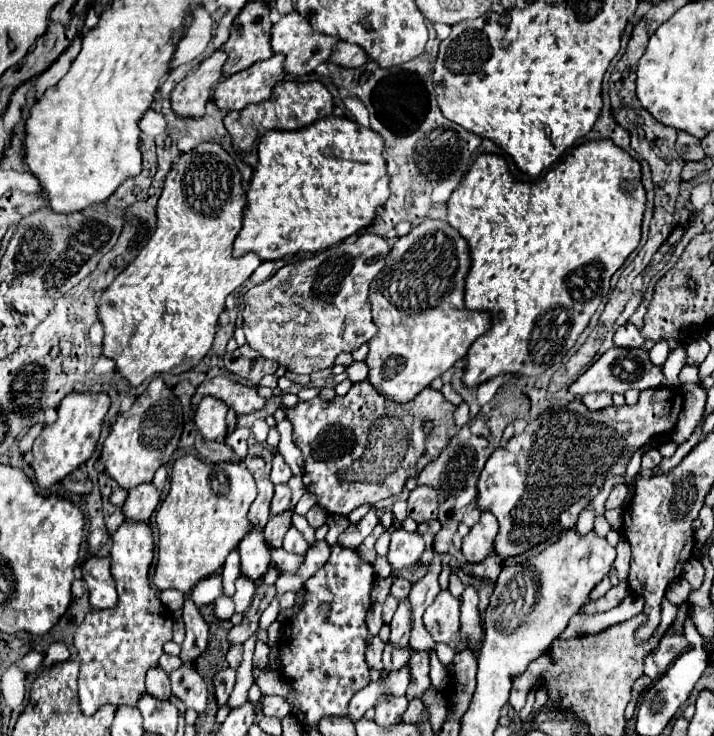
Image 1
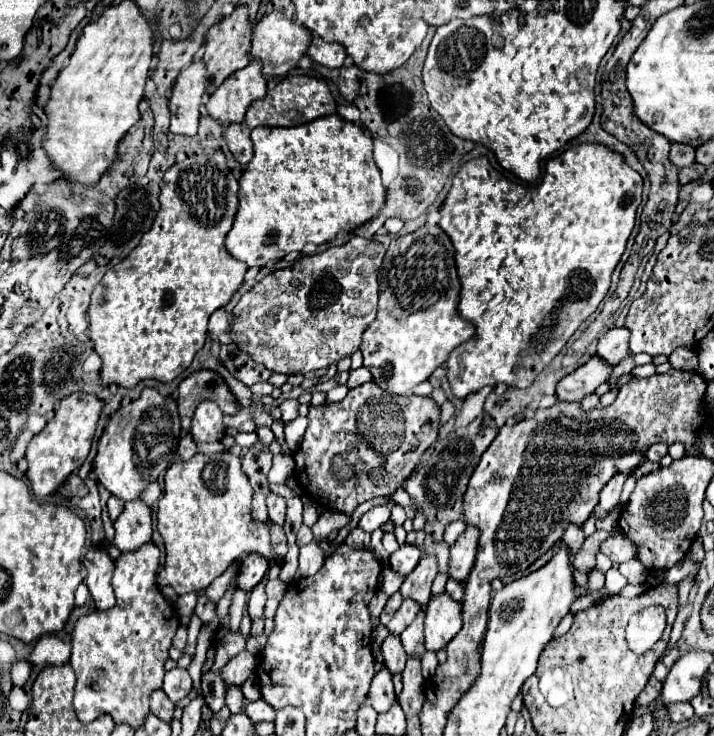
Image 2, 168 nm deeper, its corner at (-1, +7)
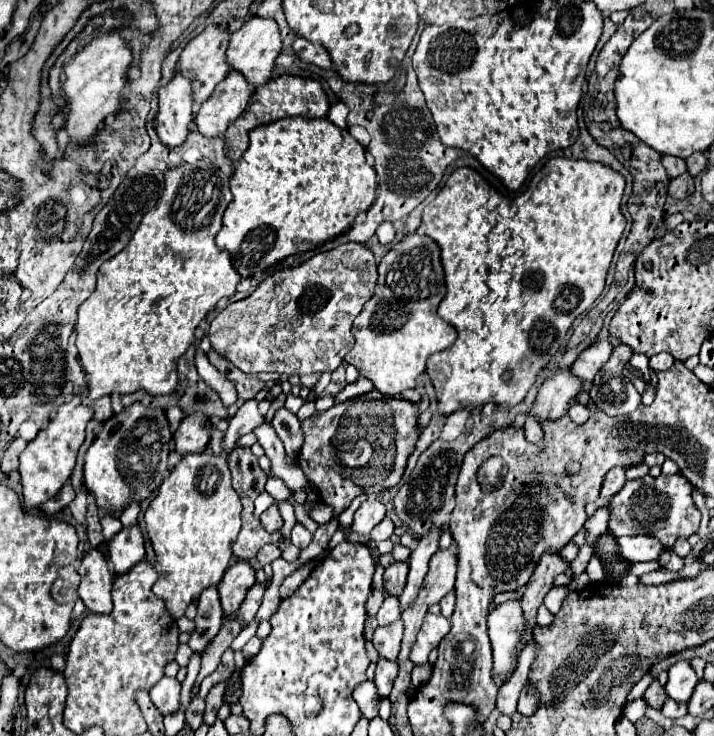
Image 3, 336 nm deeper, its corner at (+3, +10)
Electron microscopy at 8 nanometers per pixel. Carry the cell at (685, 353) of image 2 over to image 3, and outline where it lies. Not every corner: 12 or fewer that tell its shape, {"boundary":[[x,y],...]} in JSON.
{"boundary":[[660,352],[650,358],[652,372],[662,372],[674,362],[672,356]]}

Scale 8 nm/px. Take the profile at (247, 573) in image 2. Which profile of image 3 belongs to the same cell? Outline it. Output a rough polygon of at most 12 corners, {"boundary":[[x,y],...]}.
{"boundary":[[240,560],[218,584],[224,618],[240,608],[256,582],[250,562]]}

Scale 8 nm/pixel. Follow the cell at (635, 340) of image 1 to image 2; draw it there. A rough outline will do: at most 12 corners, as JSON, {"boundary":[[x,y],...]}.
{"boundary":[[626,327],[600,337],[596,355],[612,365],[630,353]]}

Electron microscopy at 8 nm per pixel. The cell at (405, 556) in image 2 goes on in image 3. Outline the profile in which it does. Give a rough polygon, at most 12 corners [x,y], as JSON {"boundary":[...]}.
{"boundary":[[394,562],[384,570],[384,590],[400,596],[408,574],[406,562]]}

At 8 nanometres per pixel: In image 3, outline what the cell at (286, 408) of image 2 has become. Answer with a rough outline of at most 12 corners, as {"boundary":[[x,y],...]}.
{"boundary":[[280,408],[272,428],[286,454],[296,458],[304,442],[296,414]]}

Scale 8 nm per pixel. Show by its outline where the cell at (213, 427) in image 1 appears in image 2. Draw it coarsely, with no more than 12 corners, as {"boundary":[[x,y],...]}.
{"boundary":[[202,401],[192,417],[196,443],[224,437],[224,413]]}

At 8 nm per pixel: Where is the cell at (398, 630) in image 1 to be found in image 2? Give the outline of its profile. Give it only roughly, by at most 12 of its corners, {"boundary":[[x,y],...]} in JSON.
{"boundary":[[388,635],[382,643],[384,665],[390,673],[402,673],[406,651],[400,635]]}

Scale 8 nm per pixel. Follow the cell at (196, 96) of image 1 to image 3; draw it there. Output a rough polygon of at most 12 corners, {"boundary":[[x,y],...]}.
{"boundary":[[176,74],[158,90],[156,134],[180,146],[192,120],[192,82]]}

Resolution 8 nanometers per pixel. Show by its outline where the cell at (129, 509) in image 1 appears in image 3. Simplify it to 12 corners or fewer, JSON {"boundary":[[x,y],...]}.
{"boundary":[[140,526],[122,528],[108,544],[114,574],[144,558]]}

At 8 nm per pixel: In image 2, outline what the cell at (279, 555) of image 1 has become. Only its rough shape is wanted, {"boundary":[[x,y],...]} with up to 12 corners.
{"boundary":[[196,453],[164,475],[158,585],[204,591],[246,551],[252,521],[238,455]]}

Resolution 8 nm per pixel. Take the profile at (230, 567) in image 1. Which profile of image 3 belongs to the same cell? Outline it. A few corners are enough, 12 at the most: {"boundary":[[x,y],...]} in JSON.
{"boundary":[[212,586],[200,594],[196,630],[188,642],[194,652],[218,634],[222,606]]}

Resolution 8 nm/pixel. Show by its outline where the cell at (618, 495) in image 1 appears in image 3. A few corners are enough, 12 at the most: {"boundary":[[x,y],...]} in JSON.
{"boundary":[[622,466],[606,474],[598,506],[604,504],[626,484]]}

